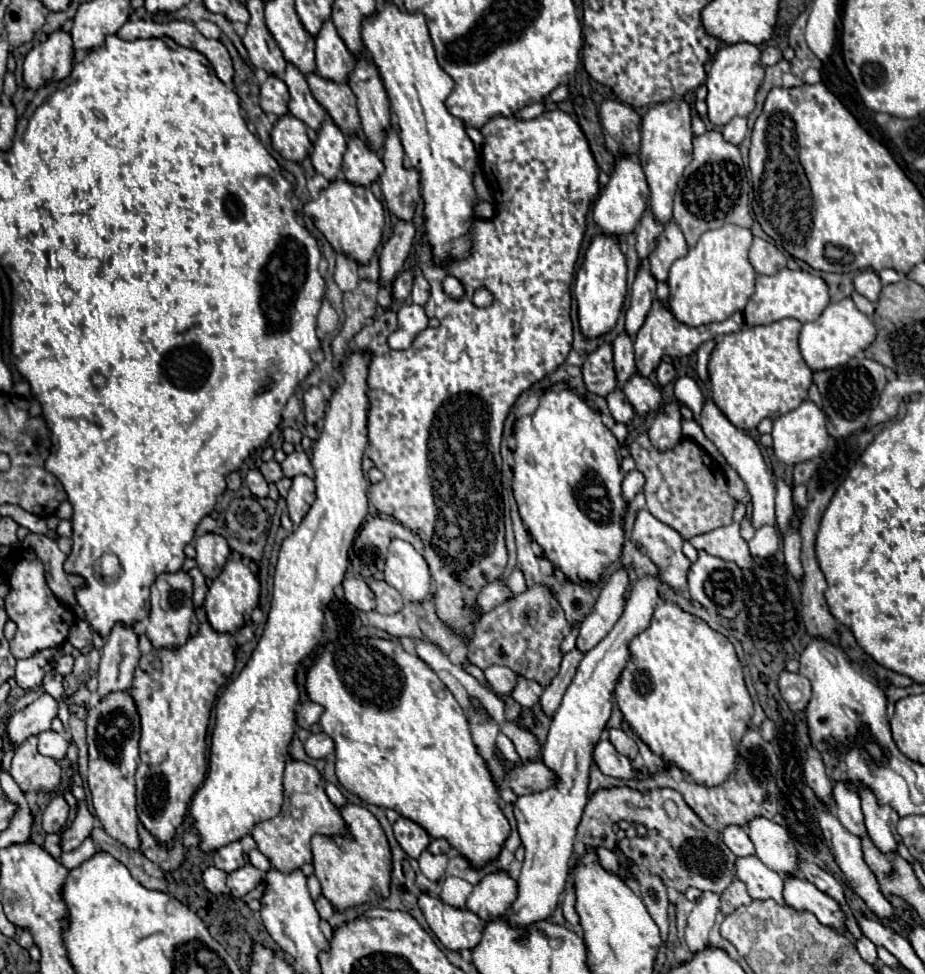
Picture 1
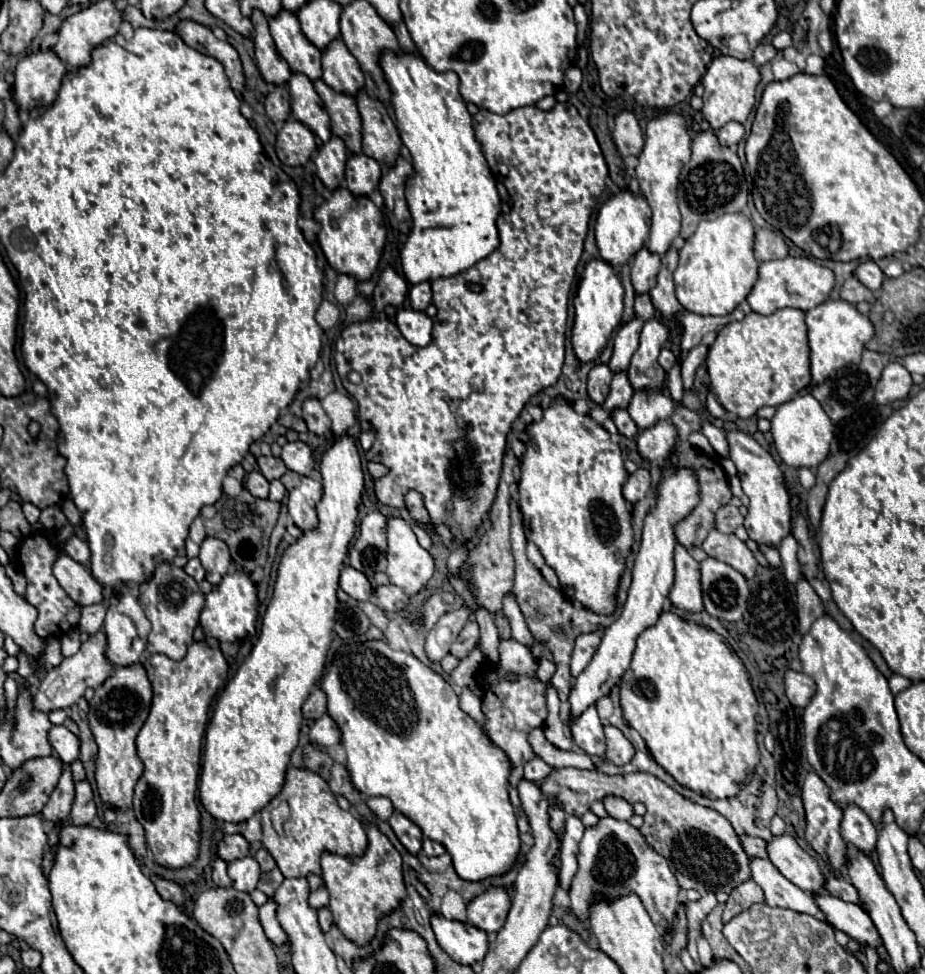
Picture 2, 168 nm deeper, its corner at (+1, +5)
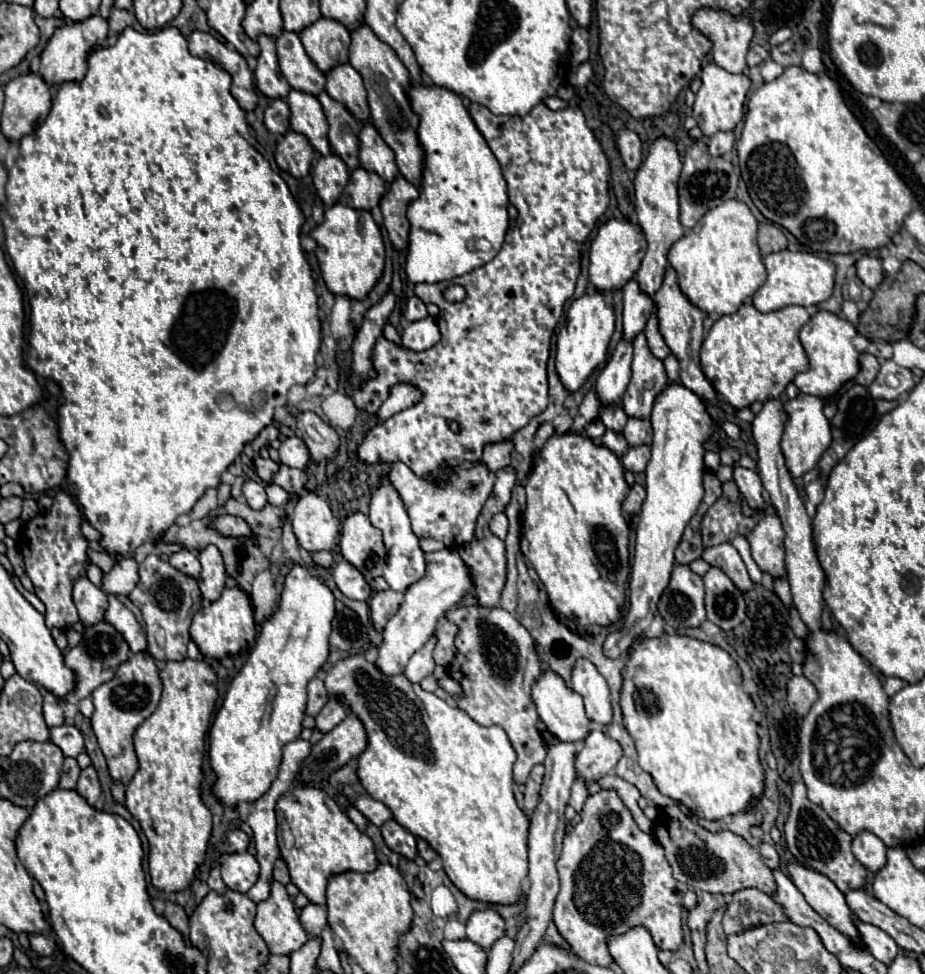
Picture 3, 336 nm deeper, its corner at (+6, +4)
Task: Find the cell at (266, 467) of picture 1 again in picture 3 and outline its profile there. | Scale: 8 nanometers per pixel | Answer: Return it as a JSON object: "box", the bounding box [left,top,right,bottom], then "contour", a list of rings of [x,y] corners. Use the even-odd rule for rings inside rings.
{"box":[254,458,278,482],"contour":[[[256,458],[254,464],[256,464],[256,474],[258,474],[262,480],[272,482],[274,474],[278,472],[278,464],[272,462],[270,458],[266,458],[266,460],[264,460],[264,458]]]}

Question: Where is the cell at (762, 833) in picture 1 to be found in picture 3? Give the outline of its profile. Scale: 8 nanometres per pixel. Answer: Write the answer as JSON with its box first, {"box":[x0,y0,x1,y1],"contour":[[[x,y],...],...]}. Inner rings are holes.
{"box":[788,862,862,944],"contour":[[[796,862],[788,864],[788,872],[796,888],[804,894],[806,902],[836,930],[846,934],[854,944],[862,944],[858,928],[856,928],[856,914],[848,906],[846,896],[836,888],[836,884],[810,868],[804,868]]]}

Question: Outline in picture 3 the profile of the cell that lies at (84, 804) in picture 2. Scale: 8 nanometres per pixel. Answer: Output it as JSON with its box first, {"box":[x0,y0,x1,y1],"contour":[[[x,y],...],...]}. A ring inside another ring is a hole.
{"box":[76,766,102,804],"contour":[[[88,766],[82,770],[76,788],[78,788],[78,792],[82,792],[82,796],[86,796],[86,800],[90,800],[90,804],[96,804],[102,788],[100,788],[98,772],[94,770],[94,766]]]}

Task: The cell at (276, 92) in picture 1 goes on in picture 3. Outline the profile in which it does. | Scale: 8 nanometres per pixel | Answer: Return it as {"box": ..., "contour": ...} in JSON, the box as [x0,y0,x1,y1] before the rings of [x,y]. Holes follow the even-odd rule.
{"box":[264,100,290,134],"contour":[[[272,100],[264,112],[264,124],[272,134],[286,134],[290,130],[290,108],[286,100]]]}

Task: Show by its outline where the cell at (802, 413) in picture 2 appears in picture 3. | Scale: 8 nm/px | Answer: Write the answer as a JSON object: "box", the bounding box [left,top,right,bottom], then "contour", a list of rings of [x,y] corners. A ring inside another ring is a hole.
{"box":[780,394,832,478],"contour":[[[800,394],[794,400],[786,400],[786,412],[790,412],[790,420],[786,422],[786,432],[782,436],[780,446],[782,446],[786,466],[792,474],[792,478],[800,478],[806,472],[810,472],[818,464],[824,450],[830,446],[830,440],[832,440],[830,438],[830,422],[824,416],[822,408],[824,408],[824,400],[816,398],[816,396]]]}

